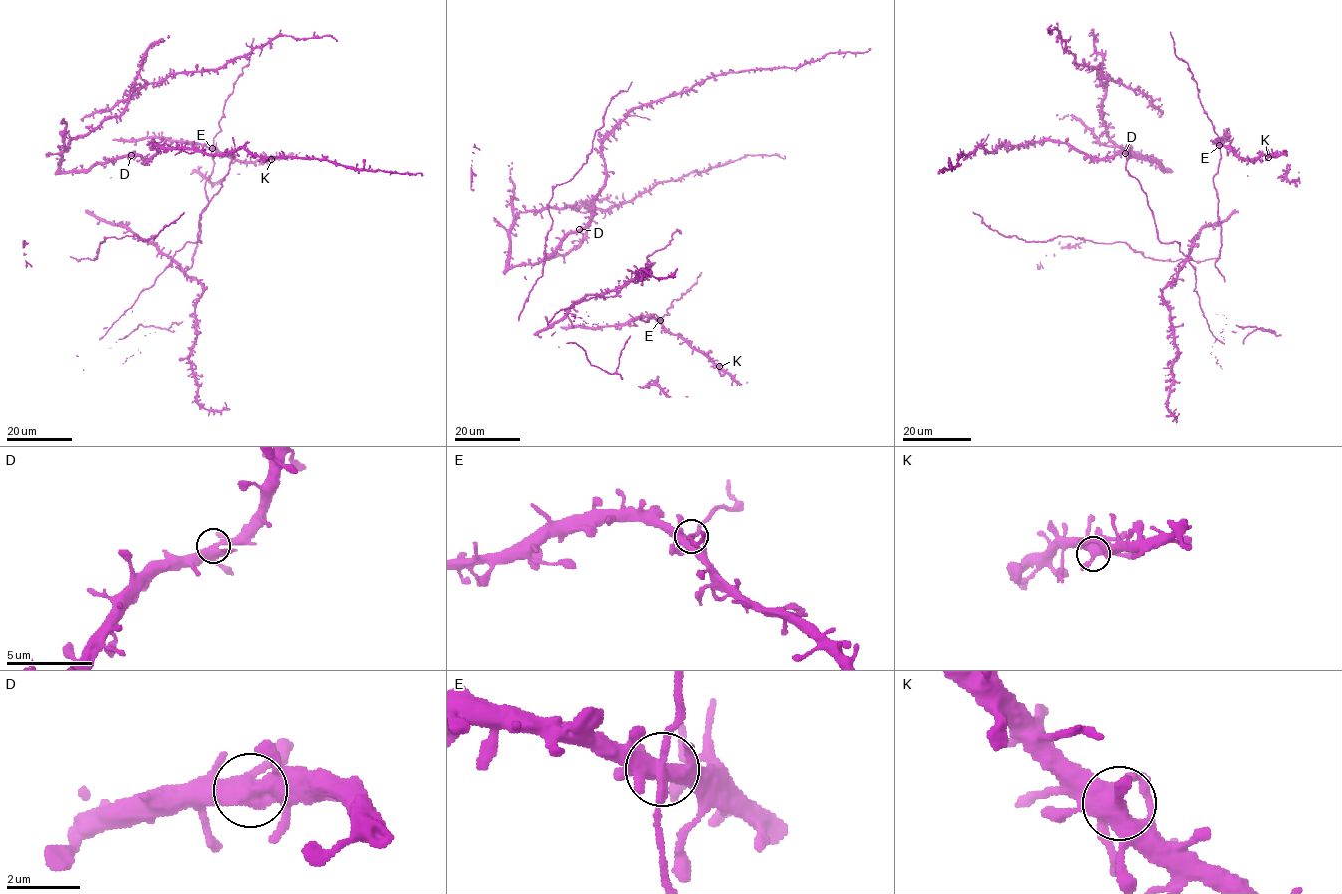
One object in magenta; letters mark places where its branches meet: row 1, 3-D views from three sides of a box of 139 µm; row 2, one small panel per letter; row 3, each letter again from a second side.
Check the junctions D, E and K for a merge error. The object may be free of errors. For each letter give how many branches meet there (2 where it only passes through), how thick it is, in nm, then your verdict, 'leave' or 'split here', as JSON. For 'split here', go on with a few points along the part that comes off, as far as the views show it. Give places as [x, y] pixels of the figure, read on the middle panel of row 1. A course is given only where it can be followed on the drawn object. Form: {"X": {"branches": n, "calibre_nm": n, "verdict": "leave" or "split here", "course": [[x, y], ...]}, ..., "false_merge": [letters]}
{"D": {"branches": 6, "calibre_nm": 460, "verdict": "leave"}, "E": {"branches": 5, "calibre_nm": 400, "verdict": "leave"}, "K": {"branches": 7, "calibre_nm": 480, "verdict": "leave"}, "false_merge": []}

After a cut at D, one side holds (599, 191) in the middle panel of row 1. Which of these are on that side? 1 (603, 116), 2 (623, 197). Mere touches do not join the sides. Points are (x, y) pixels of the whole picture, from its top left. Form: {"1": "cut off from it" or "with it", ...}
{"1": "cut off from it", "2": "cut off from it"}

